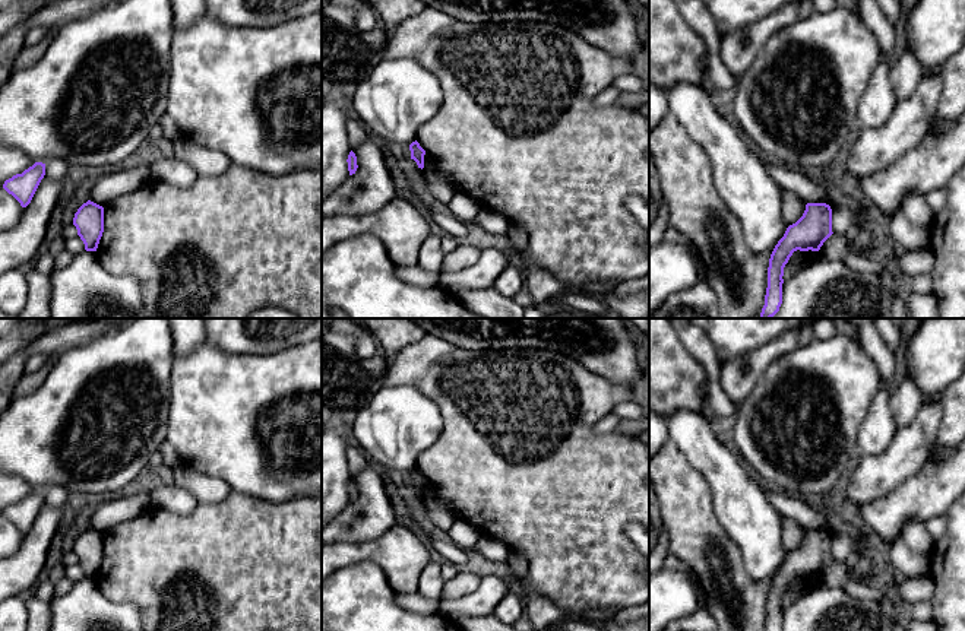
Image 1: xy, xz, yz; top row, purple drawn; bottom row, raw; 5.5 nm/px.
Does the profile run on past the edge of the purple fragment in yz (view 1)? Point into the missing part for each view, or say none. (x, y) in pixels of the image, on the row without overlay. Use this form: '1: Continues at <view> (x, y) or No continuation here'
1: No continuation here

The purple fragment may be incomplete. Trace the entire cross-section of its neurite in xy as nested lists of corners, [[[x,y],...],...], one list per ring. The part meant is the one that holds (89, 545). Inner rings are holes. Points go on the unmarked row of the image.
[[[88,527],[75,540],[73,552],[85,571],[85,577],[96,578],[104,559],[104,535]]]

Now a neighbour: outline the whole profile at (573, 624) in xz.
[[[570,618],[559,624],[557,631],[604,631],[599,624]]]

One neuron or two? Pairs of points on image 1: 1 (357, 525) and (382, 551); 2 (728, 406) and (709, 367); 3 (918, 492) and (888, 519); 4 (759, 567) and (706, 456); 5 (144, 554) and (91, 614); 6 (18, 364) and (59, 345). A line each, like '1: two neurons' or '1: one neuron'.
1: two neurons
2: one neuron
3: one neuron
4: one neuron
5: two neurons
6: one neuron

